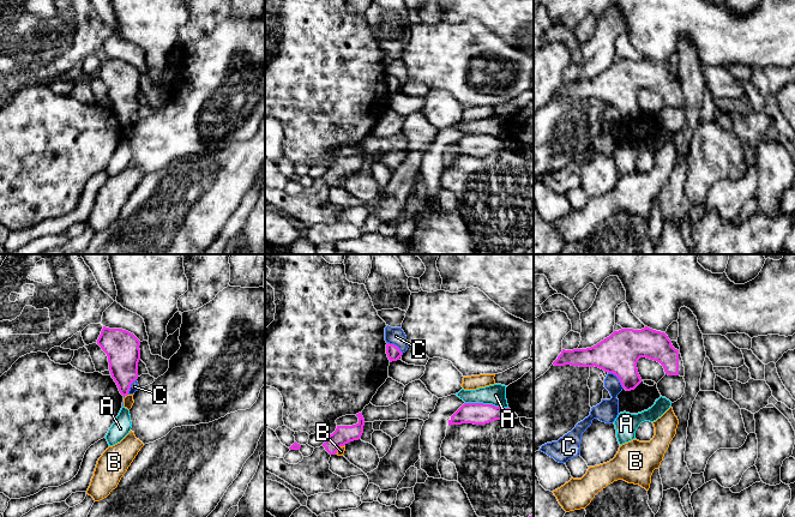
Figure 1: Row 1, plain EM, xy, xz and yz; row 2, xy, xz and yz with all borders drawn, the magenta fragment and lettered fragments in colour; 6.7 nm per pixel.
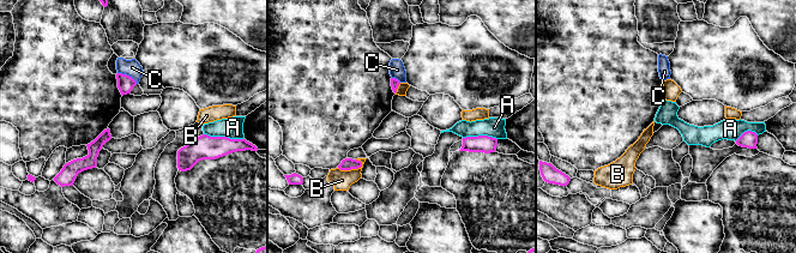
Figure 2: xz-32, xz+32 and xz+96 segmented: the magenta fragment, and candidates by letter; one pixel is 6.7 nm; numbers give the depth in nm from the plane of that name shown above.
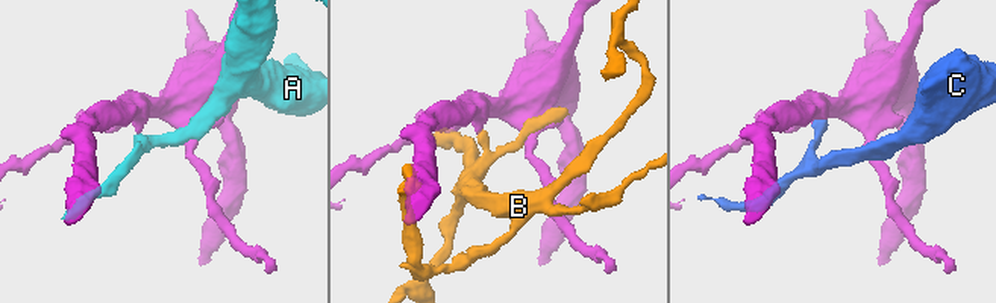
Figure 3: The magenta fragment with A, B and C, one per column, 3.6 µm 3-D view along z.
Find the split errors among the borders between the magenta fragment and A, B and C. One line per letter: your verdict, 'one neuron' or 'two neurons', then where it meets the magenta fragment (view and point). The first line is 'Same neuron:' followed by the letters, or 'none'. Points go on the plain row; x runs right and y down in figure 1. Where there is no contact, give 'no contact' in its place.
Same neuron: none
A: two neurons; meets magenta in xz at (487, 136)
B: two neurons; meets magenta in xy at (126, 126)
C: two neurons; meets magenta in yz at (618, 108)

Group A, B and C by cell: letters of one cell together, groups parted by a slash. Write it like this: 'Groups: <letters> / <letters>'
Groups: A / B / C

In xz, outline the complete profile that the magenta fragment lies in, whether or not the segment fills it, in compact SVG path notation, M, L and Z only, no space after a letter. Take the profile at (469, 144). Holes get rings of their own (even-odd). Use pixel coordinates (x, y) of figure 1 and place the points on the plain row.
M464 134L448 151L448 157L474 155L486 156L495 151L501 151L511 144L510 139L500 139L493 136Z

